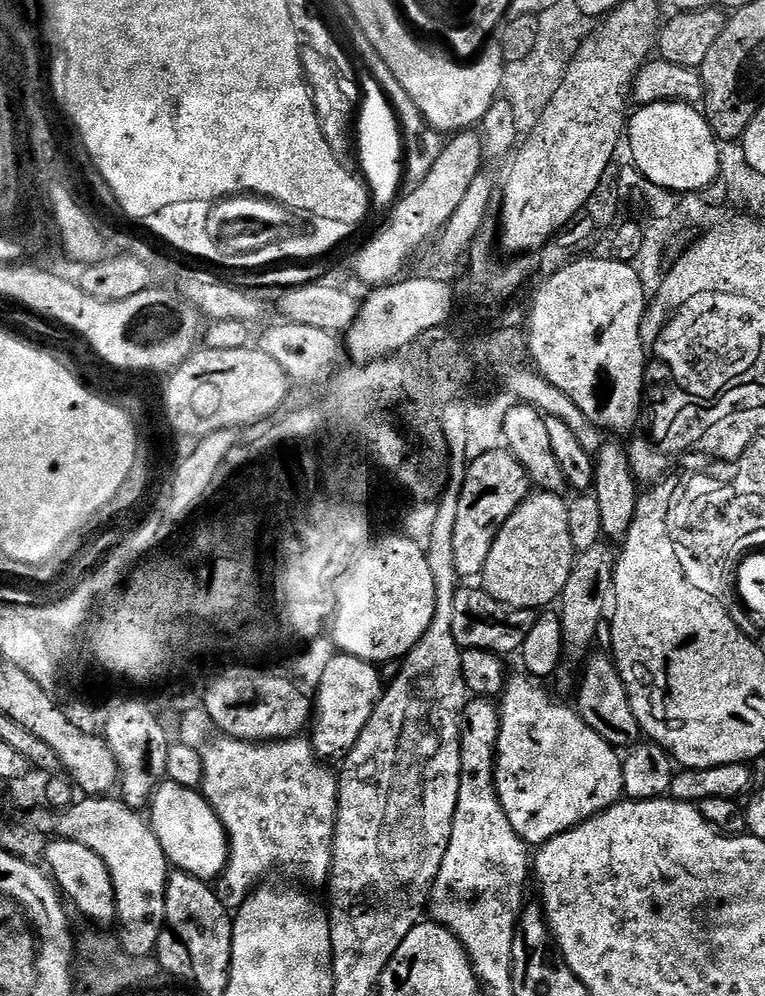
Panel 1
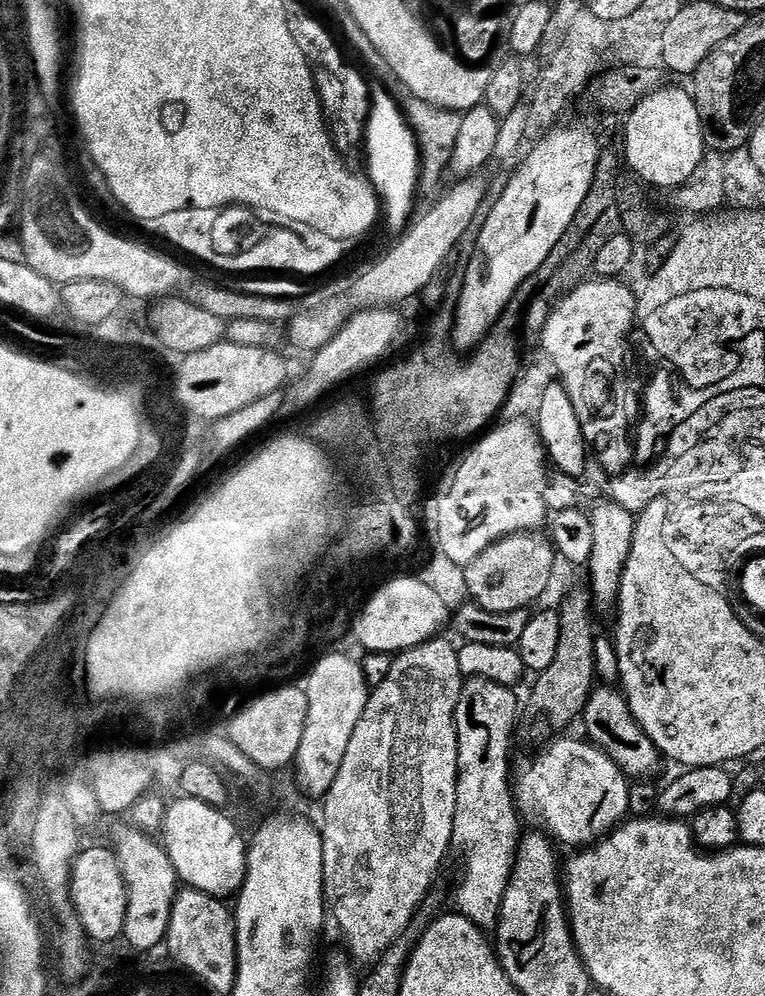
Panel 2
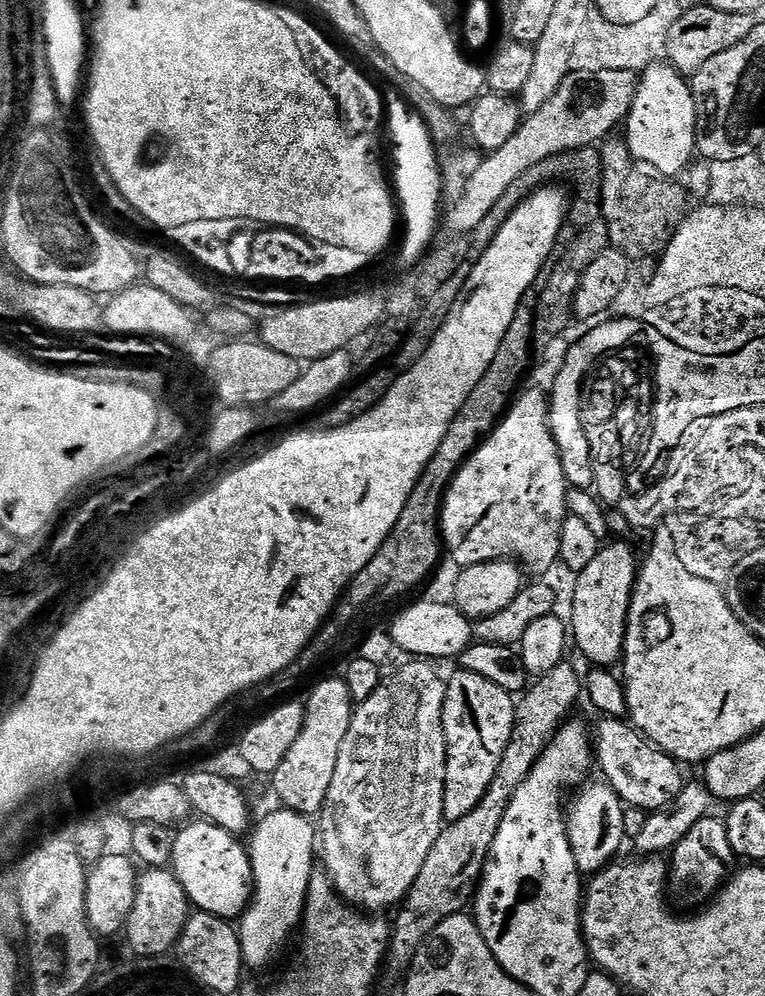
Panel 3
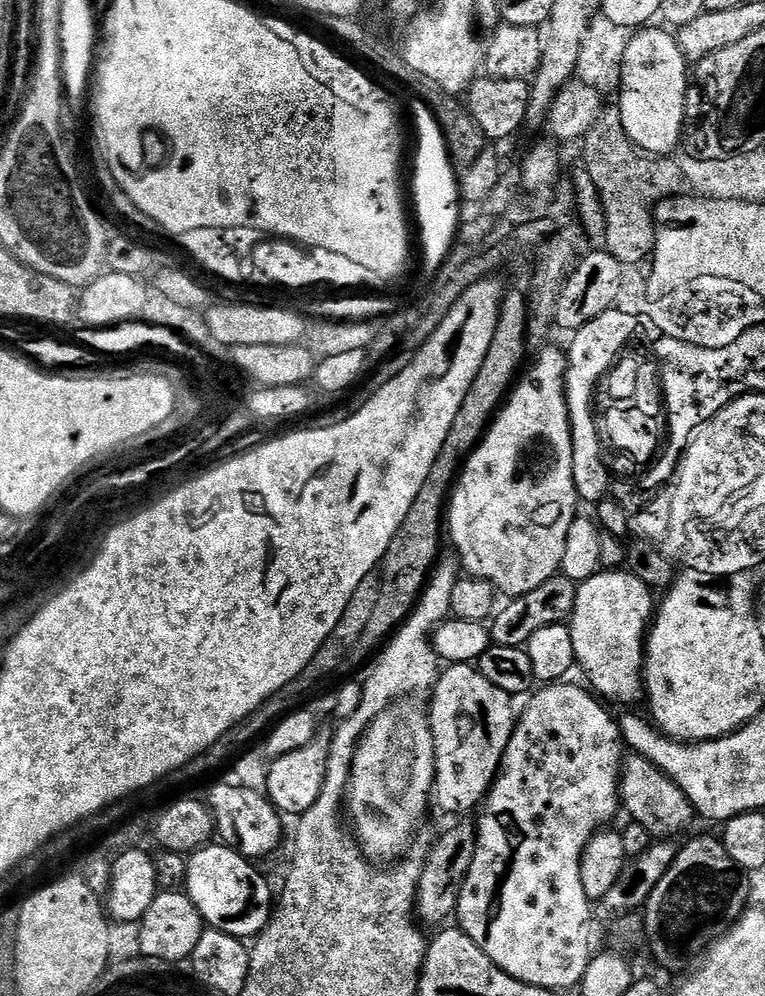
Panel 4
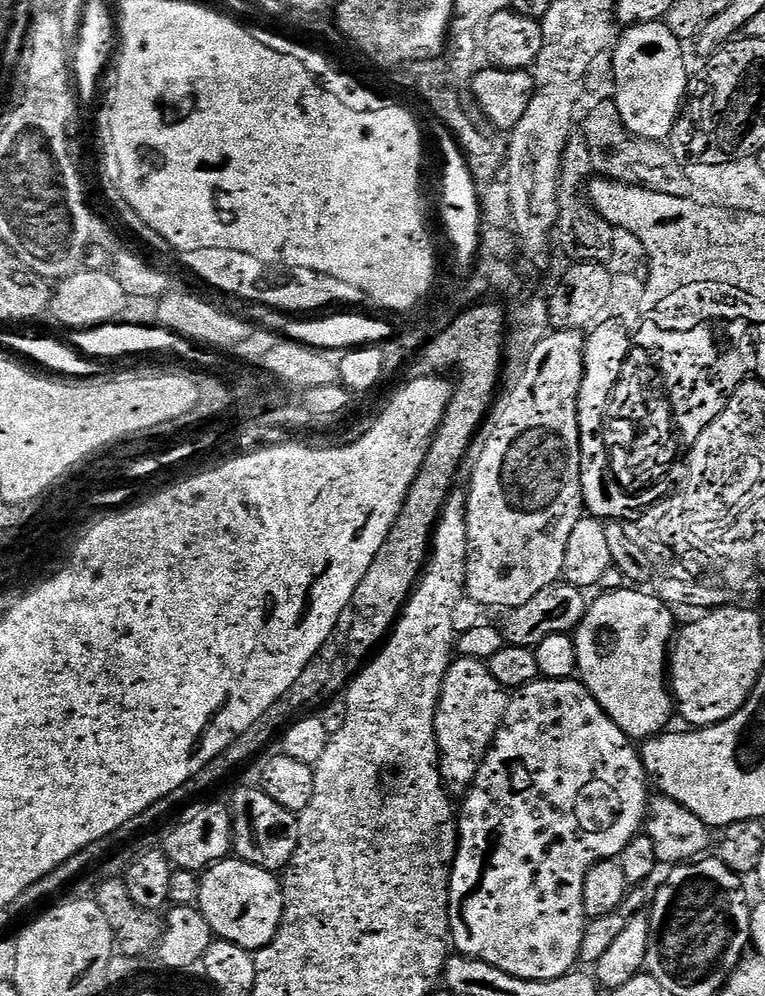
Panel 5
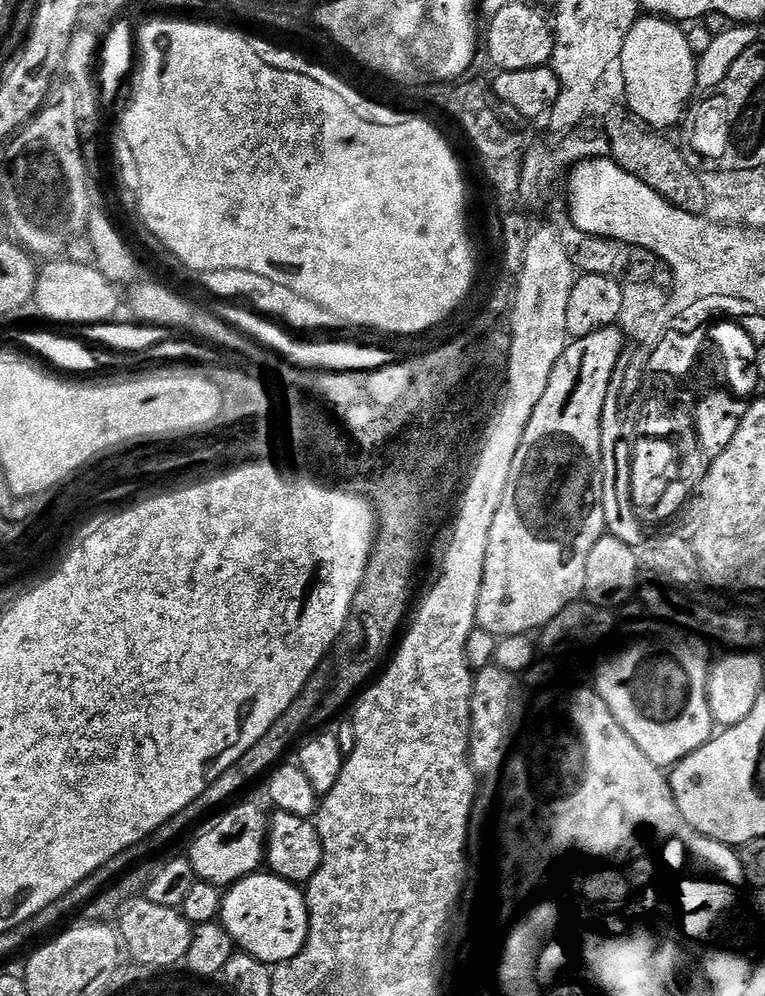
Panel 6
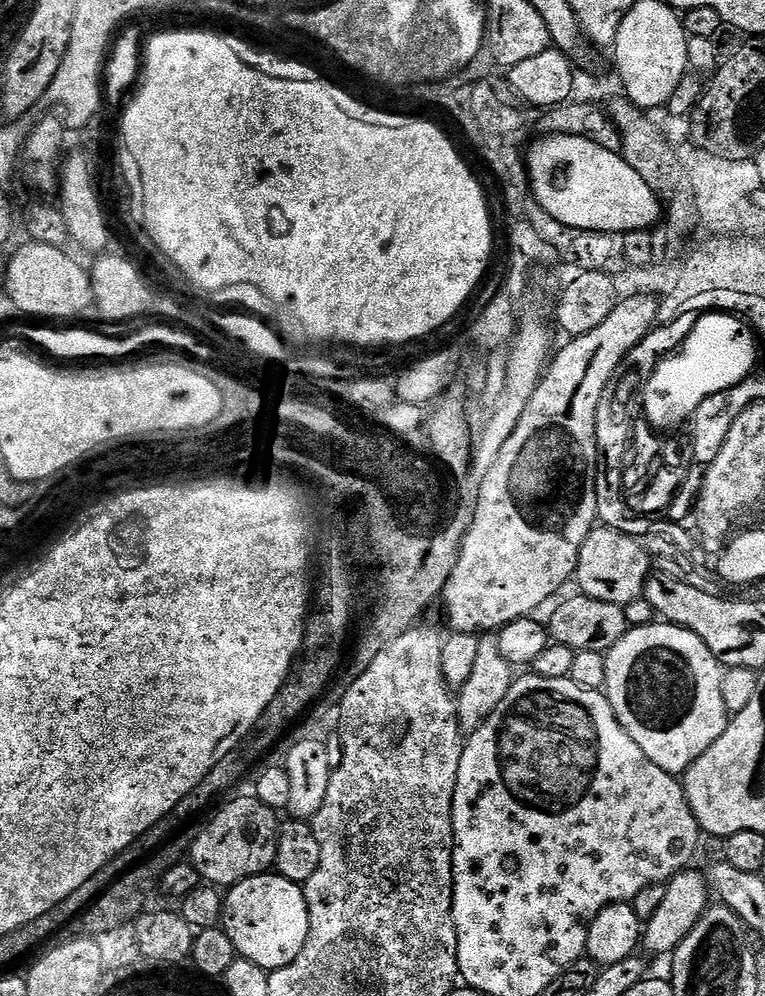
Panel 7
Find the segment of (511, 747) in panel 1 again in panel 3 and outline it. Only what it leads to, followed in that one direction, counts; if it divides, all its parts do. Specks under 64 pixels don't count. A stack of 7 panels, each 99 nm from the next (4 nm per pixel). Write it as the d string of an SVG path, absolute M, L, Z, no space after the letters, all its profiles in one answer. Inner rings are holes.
M589 783L579 793L581 796L573 802L572 808L570 804L566 812L568 837L570 838L570 846L574 850L574 862L581 874L588 878L595 876L597 872L604 871L609 864L613 863L619 857L616 855L619 854L620 847L626 844L624 835L626 805L608 783L599 783Z

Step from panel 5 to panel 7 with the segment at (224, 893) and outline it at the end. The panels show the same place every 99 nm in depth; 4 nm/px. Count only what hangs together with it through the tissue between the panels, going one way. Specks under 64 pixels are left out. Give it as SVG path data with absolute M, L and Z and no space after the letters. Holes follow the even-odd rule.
M279 874L246 876L227 889L223 897L222 927L234 942L237 953L243 959L253 960L258 966L269 970L285 968L294 962L308 936L308 898L305 889Z

